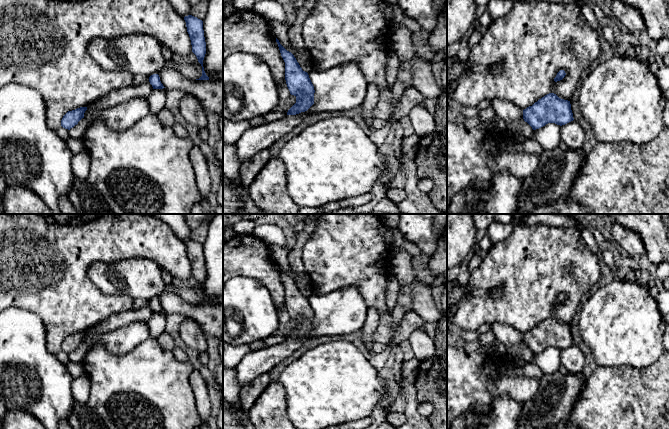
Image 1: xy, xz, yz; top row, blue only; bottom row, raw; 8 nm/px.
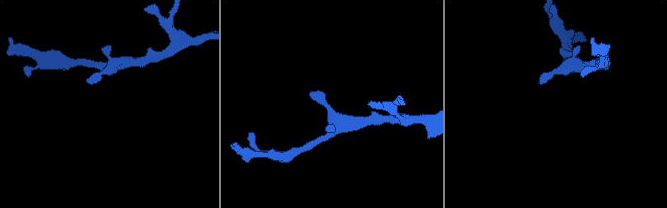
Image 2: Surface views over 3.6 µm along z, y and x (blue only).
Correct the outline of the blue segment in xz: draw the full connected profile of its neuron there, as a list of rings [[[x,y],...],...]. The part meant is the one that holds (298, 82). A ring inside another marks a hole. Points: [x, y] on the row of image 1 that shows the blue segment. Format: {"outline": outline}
{"outline": [[[276,38],[281,56],[285,62],[285,80],[291,95],[296,97],[296,103],[288,110],[287,115],[296,115],[307,111],[314,104],[314,86],[307,72],[303,71],[294,55],[287,51]]]}

